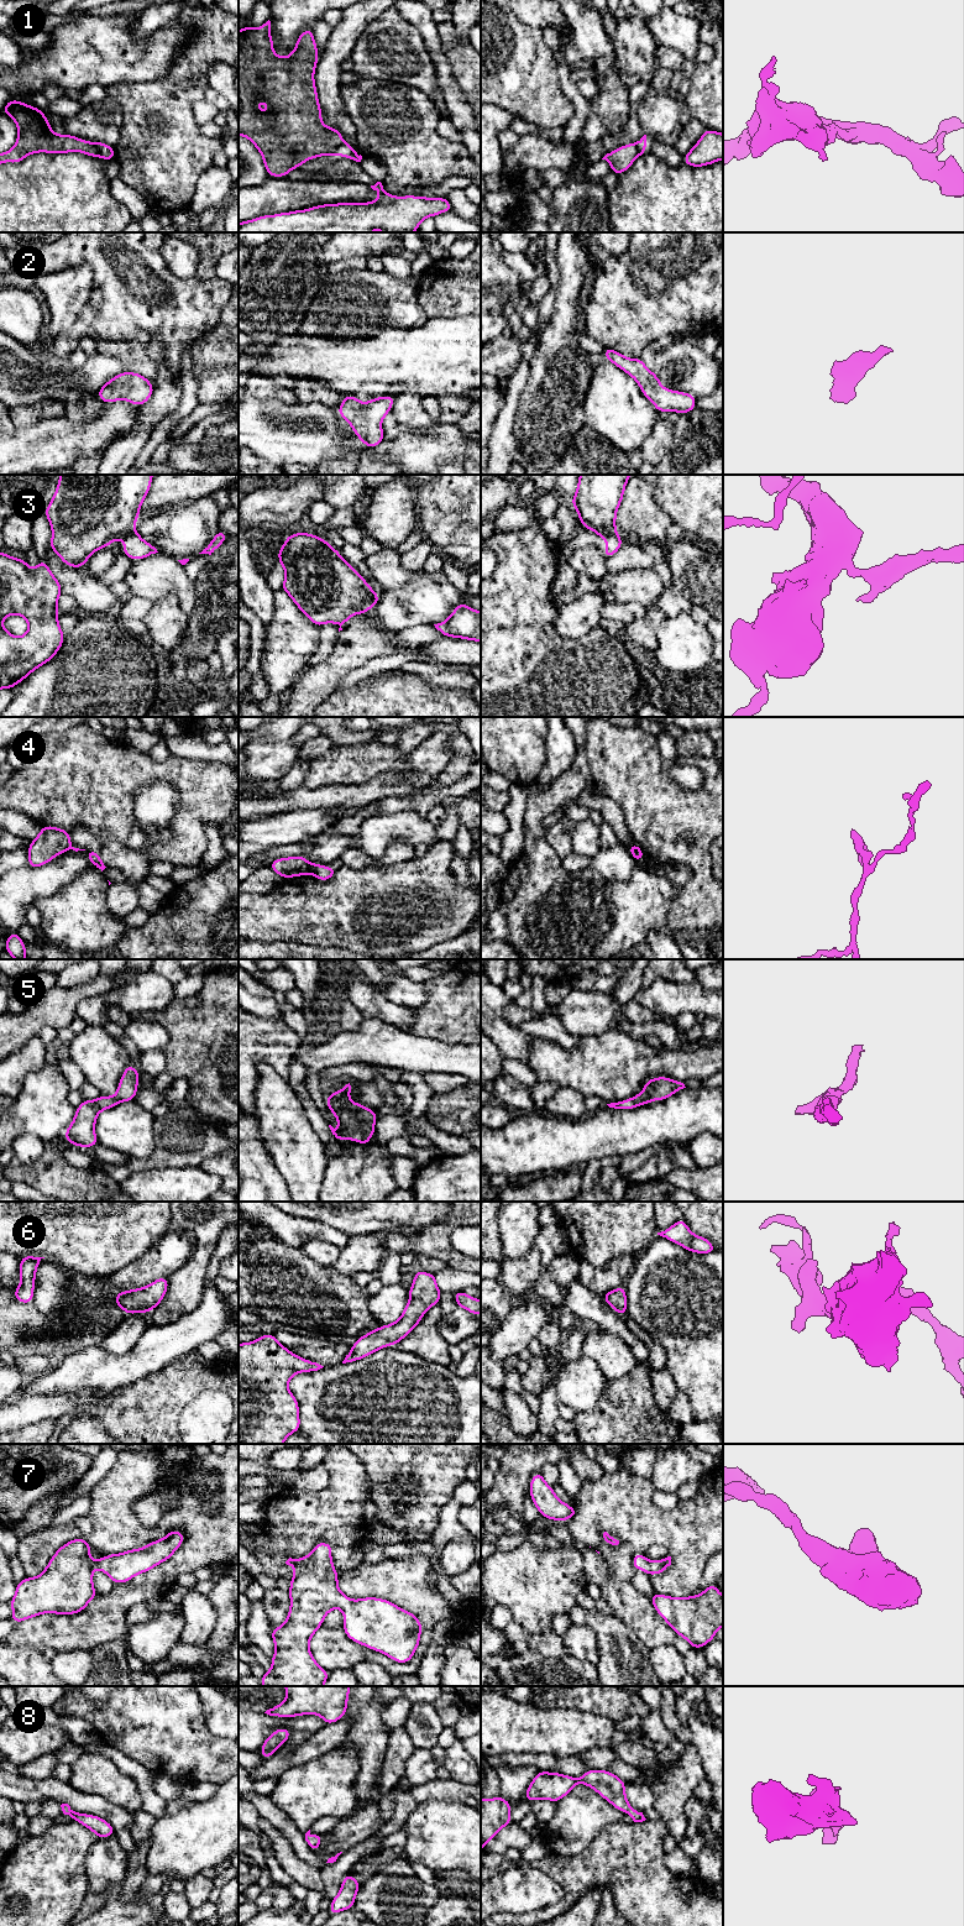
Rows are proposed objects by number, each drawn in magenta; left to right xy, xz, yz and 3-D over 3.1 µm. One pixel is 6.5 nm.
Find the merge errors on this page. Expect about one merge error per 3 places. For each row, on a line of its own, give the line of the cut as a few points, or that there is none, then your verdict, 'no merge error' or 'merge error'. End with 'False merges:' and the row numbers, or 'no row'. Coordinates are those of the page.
1: xy (92, 142), (100, 156) | merge error
2: no cut | no merge error
3: xz (371, 587), (368, 608) | merge error
4: xz (314, 864), (310, 873) | merge error
5: no cut | no merge error
6: no cut | no merge error
7: no cut | no merge error
8: no cut | no merge error
False merges: 1, 3, 4

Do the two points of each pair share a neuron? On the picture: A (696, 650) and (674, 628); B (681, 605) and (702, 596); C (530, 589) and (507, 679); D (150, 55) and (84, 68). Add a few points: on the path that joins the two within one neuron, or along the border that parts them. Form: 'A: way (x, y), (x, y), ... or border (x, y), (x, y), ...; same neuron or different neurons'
A: way (691, 645), (679, 633); same neuron
B: border (674, 586), (692, 606); different neurons
C: way (513, 611), (507, 618), (507, 657); same neuron
D: way (134, 58), (100, 58); same neuron

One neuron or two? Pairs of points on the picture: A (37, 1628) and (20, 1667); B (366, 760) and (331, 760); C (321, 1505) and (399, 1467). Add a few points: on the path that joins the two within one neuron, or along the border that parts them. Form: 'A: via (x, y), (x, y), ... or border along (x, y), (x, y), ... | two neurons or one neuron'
A: border along (12, 1647), (31, 1647), (41, 1653) | two neurons
B: via (357, 760), (340, 760) | one neuron
C: border along (356, 1456), (370, 1480), (370, 1500) | two neurons

